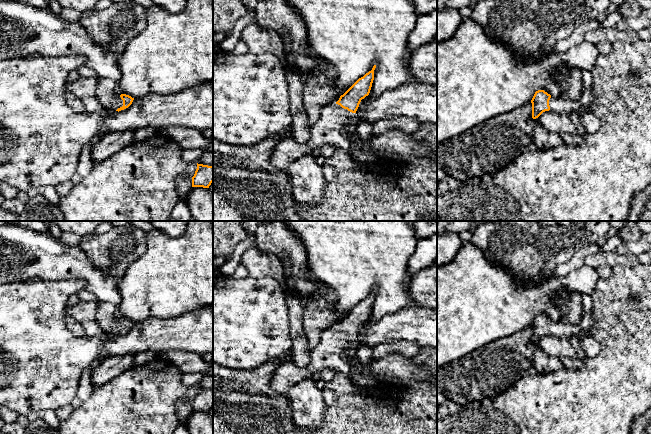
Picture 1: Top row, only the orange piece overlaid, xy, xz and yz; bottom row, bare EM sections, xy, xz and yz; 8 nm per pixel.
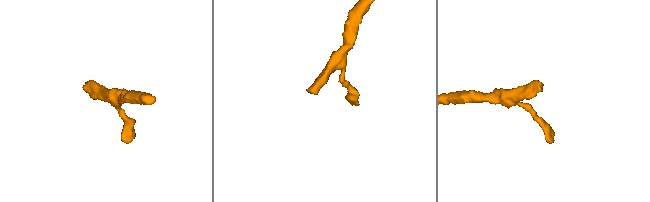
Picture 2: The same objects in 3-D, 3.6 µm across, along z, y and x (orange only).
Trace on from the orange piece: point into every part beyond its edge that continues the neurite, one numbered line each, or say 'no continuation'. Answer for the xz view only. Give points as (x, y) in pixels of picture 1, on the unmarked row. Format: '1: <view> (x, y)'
1: xz (335, 347)

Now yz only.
1: yz (561, 328)

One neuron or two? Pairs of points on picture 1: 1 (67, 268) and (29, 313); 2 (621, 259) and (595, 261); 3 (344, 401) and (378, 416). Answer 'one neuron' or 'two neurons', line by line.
1: two neurons
2: one neuron
3: one neuron

